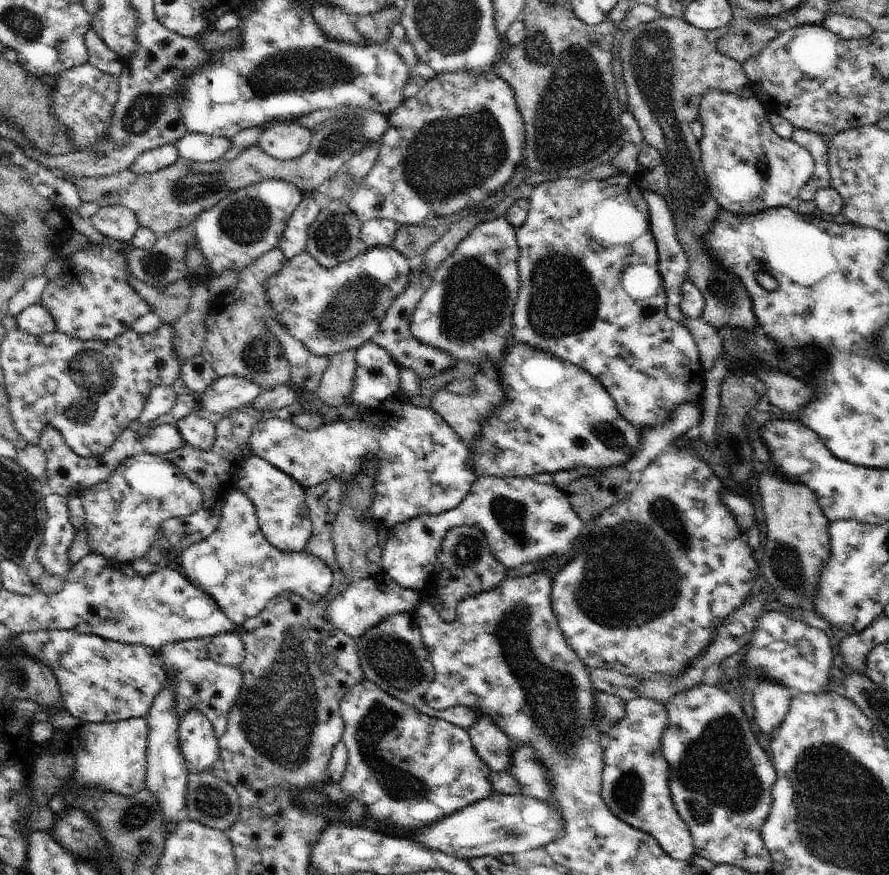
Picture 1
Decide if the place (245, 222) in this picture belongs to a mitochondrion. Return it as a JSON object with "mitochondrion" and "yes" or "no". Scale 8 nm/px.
{"mitochondrion":"yes"}

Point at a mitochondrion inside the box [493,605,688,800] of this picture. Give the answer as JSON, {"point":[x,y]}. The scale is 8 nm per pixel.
{"point":[603,618]}

